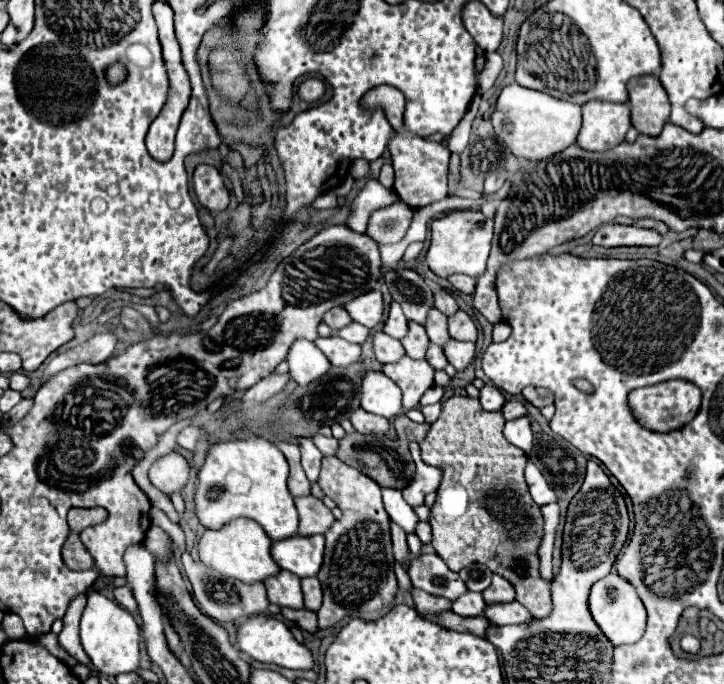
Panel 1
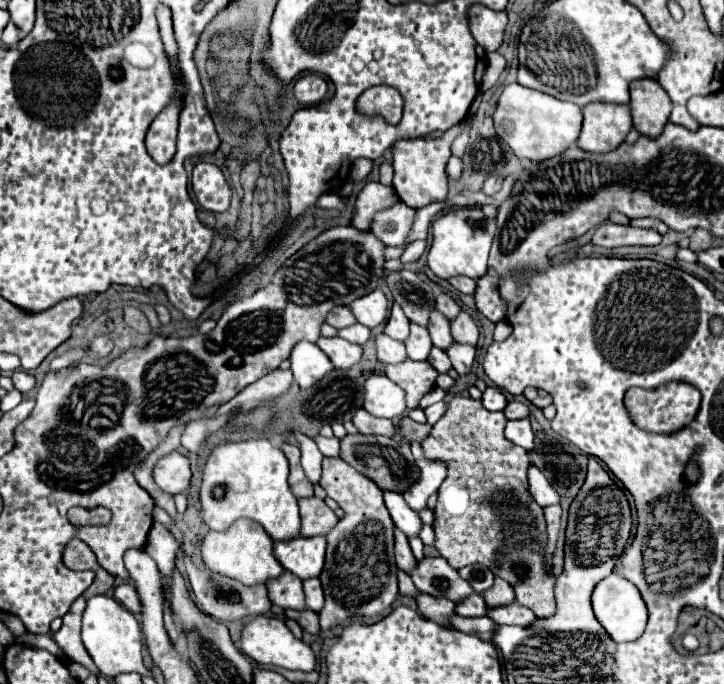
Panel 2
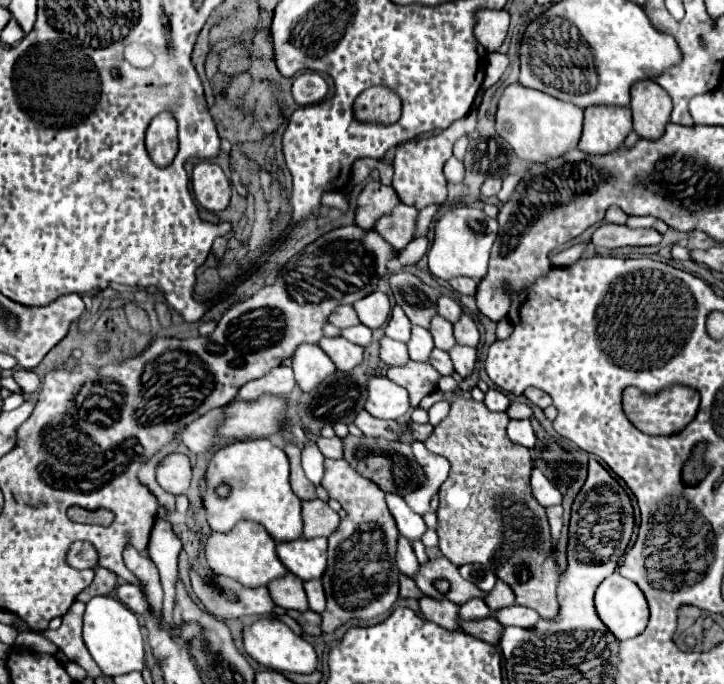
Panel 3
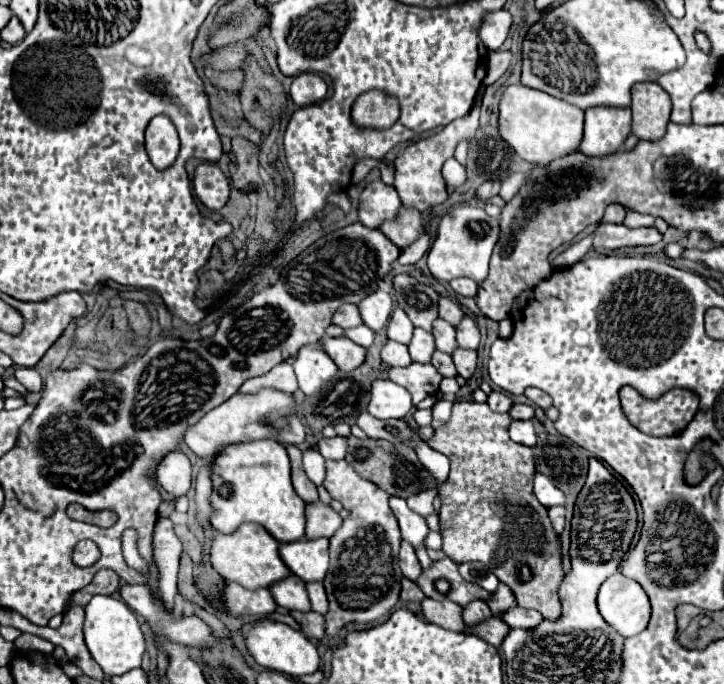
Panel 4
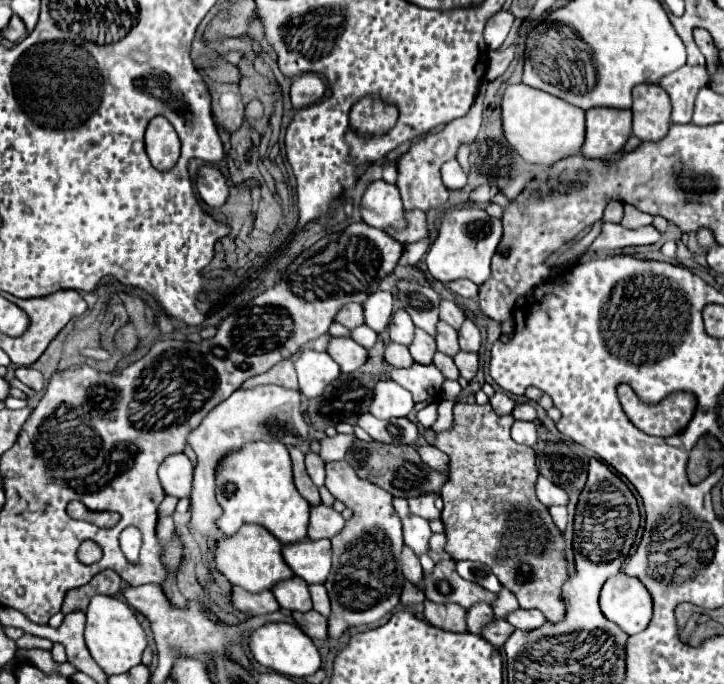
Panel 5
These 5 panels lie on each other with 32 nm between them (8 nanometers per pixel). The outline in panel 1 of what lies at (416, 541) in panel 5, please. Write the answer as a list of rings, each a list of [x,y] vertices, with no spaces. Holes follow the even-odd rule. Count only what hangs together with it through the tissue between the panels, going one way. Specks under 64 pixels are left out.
[[[382,488],[382,500],[384,500],[384,508],[386,508],[390,520],[394,520],[398,526],[412,532],[418,518],[414,514],[412,506],[408,506],[406,500],[402,498],[402,492],[396,488]]]

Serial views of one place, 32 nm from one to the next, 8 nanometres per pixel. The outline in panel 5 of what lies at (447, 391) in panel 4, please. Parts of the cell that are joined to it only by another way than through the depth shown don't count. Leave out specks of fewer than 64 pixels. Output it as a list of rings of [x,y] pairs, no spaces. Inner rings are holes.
[[[444,380],[444,384],[442,384],[442,396],[446,398],[446,400],[456,400],[458,398],[458,394],[460,394],[460,384],[456,382],[456,380]]]

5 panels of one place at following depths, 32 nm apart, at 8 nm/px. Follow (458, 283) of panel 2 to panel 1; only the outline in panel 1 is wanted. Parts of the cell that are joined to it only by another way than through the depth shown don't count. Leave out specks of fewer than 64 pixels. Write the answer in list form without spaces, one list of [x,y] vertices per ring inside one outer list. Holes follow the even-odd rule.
[[[454,274],[454,276],[448,278],[448,280],[450,280],[450,284],[452,284],[456,290],[460,290],[460,292],[464,292],[464,294],[474,294],[476,278],[466,276],[466,274]]]

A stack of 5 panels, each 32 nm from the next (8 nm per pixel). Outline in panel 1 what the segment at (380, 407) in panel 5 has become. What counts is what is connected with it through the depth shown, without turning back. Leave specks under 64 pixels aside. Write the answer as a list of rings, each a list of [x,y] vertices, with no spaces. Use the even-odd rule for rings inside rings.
[[[368,370],[362,378],[360,406],[372,414],[392,420],[402,414],[402,392],[380,370]]]

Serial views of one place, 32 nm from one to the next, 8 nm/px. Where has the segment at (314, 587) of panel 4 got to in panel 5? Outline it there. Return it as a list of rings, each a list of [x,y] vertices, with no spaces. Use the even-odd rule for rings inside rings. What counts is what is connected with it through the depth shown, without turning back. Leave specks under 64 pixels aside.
[[[310,584],[308,586],[310,590],[310,596],[312,596],[312,608],[316,612],[320,612],[322,616],[328,616],[330,612],[330,600],[328,600],[328,594],[326,594],[326,588],[322,584]]]

